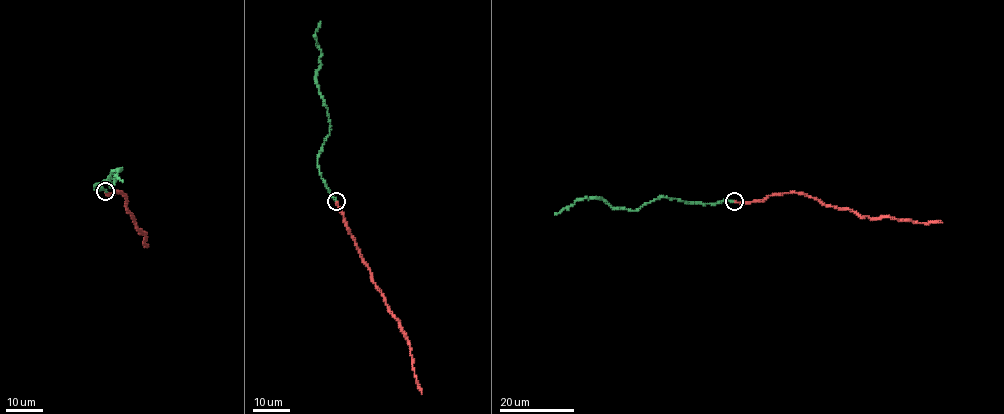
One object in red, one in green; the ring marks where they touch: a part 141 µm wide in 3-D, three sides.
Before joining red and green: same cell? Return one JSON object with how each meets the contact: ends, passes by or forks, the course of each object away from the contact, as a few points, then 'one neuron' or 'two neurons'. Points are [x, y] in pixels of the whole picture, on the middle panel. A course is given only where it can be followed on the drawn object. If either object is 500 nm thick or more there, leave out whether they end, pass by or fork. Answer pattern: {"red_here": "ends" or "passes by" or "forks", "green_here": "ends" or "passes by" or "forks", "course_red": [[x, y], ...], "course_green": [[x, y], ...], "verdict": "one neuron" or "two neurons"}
{"red_here": "ends", "green_here": "ends", "course_red": [[336, 202], [372, 282], [407, 340], [417, 387], [422, 393]], "course_green": [[336, 202], [318, 165], [318, 155], [330, 125], [328, 109], [316, 80], [321, 51], [315, 33], [321, 22]], "verdict": "one neuron"}

